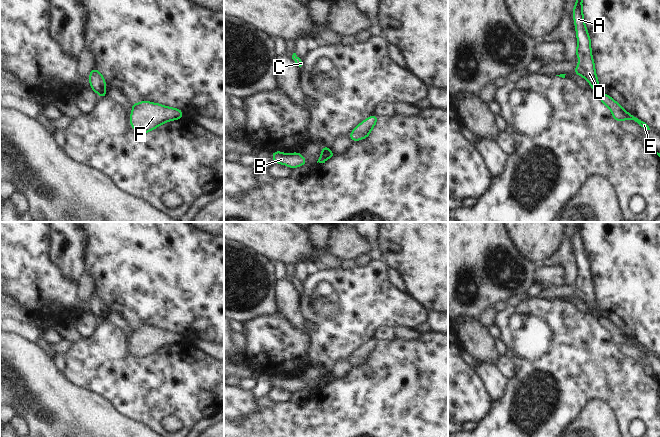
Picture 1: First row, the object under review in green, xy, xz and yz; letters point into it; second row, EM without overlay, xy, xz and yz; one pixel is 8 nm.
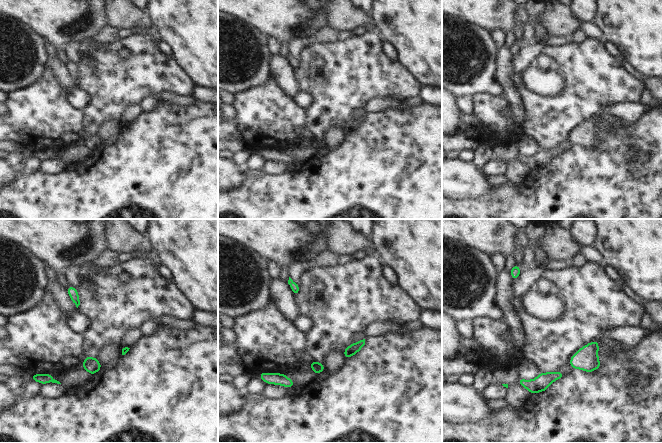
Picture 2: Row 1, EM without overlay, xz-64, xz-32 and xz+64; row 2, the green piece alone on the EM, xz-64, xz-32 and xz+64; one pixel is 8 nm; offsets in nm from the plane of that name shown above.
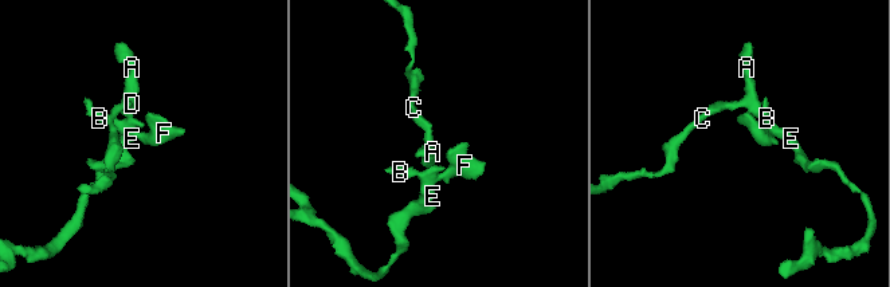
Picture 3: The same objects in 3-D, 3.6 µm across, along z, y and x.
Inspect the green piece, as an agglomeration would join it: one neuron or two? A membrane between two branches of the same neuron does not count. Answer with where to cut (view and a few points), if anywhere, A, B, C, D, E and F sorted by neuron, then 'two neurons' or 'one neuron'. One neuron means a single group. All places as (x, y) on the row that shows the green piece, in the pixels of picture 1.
cut in yz along (600, 92), (598, 94); A C D / B E F; two neurons

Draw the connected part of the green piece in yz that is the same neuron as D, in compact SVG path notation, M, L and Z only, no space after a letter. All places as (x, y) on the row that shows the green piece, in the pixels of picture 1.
M576 0L573 8L573 20L578 44L575 53L579 58L579 62L572 73L585 78L592 87L592 90L596 94L600 94L599 81L592 56L591 39L584 21L582 2L583 0Z

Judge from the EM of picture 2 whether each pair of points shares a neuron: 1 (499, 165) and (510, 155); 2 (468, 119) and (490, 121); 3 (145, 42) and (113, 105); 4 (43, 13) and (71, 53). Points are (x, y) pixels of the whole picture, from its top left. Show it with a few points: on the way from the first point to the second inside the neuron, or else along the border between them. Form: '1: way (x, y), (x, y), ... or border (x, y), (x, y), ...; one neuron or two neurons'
1: border (495, 157), (501, 160); two neurons
2: border (472, 113), (479, 121), (476, 127); two neurons
3: way (146, 58), (146, 65), (122, 89); one neuron
4: border (79, 42), (70, 42), (63, 49); two neurons

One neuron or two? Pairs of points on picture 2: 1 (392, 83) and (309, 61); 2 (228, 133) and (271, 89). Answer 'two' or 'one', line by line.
1: one
2: one

